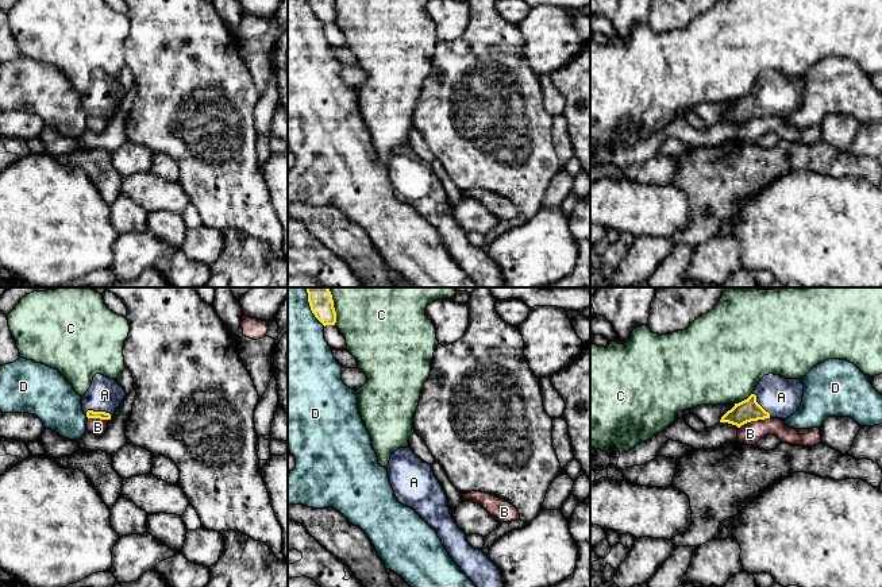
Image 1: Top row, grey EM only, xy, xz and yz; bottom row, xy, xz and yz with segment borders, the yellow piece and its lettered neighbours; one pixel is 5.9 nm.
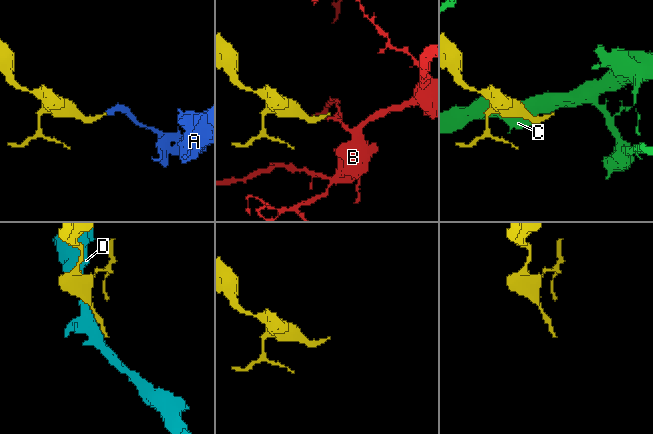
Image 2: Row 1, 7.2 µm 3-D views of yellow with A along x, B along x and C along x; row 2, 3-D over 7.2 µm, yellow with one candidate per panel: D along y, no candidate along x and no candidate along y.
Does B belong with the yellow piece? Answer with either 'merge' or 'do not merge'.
do not merge

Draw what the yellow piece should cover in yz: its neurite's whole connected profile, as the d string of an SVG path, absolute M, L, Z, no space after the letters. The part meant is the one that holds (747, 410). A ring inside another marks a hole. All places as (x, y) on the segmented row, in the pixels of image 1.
M764 375L752 394L728 410L720 422L742 425L764 420L793 416L801 406L804 397L802 379L786 379L779 375Z

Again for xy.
M96 374L90 387L82 395L82 412L88 418L111 420L126 395L116 379Z

